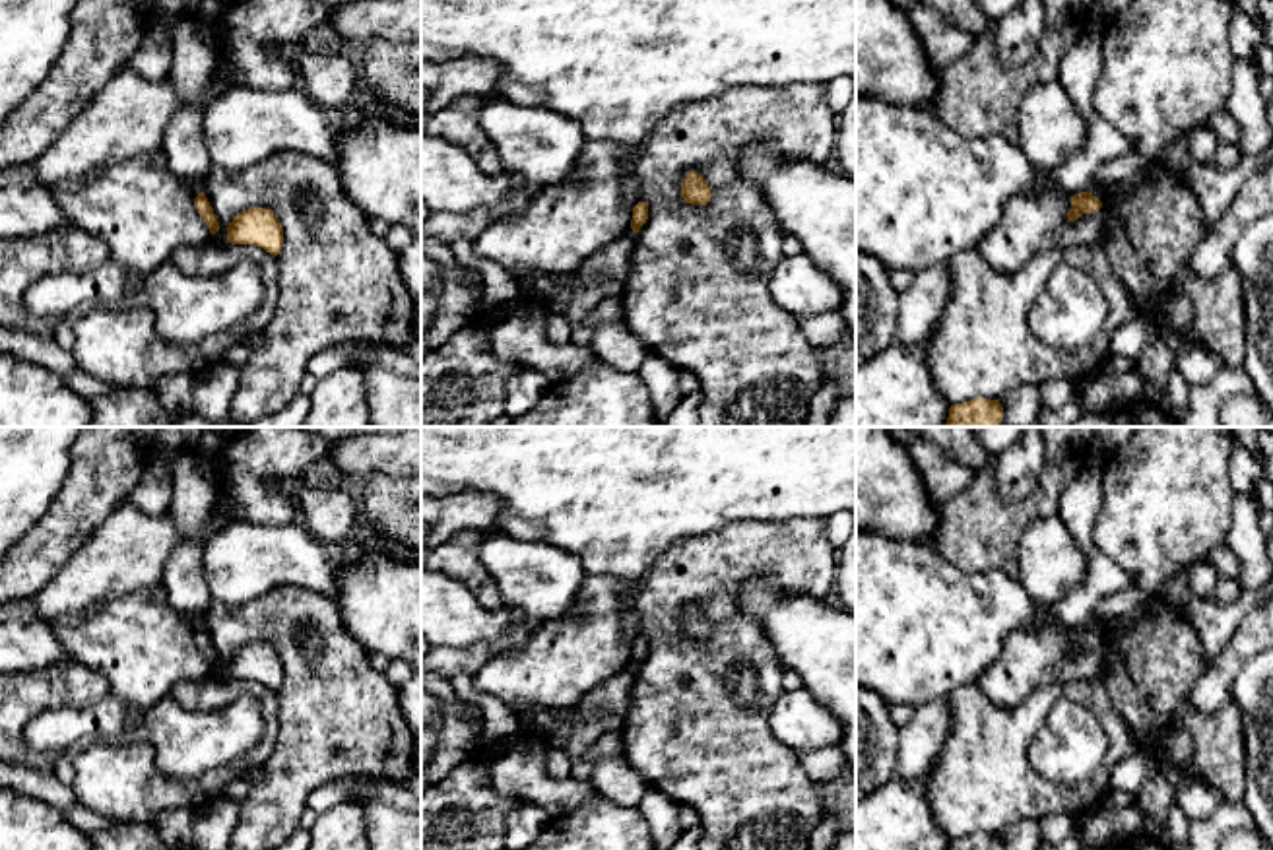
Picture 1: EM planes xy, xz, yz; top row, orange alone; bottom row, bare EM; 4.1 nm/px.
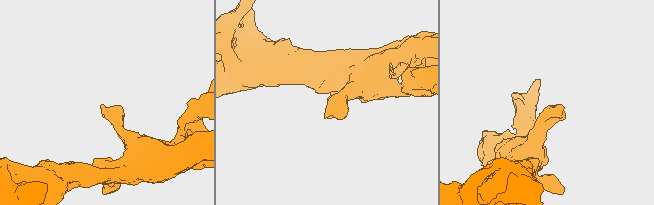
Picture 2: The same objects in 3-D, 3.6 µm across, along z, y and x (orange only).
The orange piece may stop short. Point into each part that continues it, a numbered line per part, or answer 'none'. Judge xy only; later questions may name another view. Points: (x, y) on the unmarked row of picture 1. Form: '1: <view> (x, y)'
none

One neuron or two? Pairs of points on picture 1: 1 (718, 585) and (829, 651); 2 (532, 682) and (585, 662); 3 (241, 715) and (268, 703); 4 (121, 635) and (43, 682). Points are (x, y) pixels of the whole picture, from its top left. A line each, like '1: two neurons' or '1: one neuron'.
1: two neurons
2: one neuron
3: two neurons
4: two neurons

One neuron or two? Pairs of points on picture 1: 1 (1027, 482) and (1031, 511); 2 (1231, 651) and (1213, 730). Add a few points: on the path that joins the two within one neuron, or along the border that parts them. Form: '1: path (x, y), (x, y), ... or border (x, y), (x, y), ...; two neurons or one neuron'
1: border (1044, 453), (1039, 484), (1023, 499), (1010, 505); two neurons
2: border (1207, 664), (1192, 689), (1192, 705), (1202, 715); two neurons

